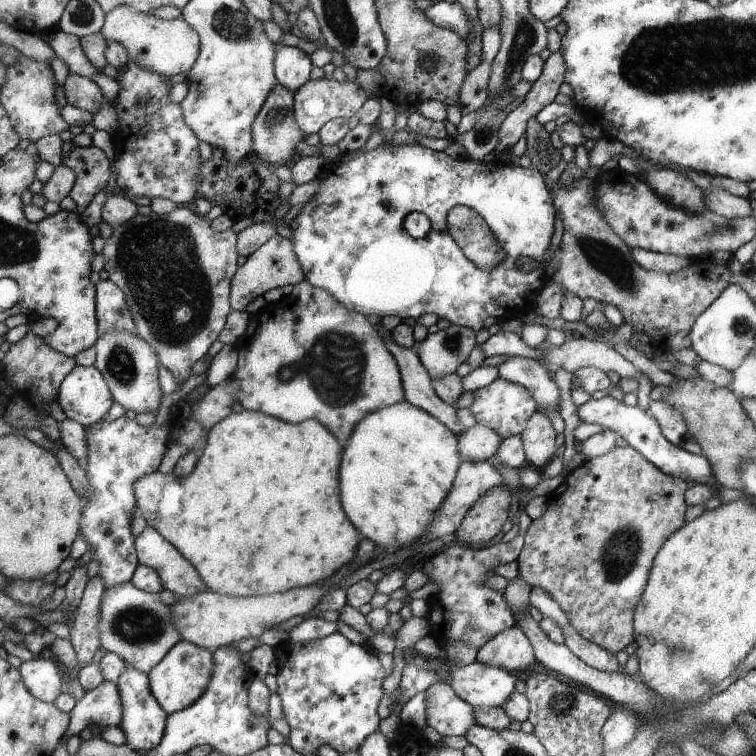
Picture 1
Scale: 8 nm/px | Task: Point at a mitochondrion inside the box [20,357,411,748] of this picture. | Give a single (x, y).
(135, 625)

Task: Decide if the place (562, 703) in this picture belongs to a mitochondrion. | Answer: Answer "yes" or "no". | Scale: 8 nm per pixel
yes

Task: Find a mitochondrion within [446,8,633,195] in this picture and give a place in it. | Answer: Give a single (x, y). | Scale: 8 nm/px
(524, 39)

